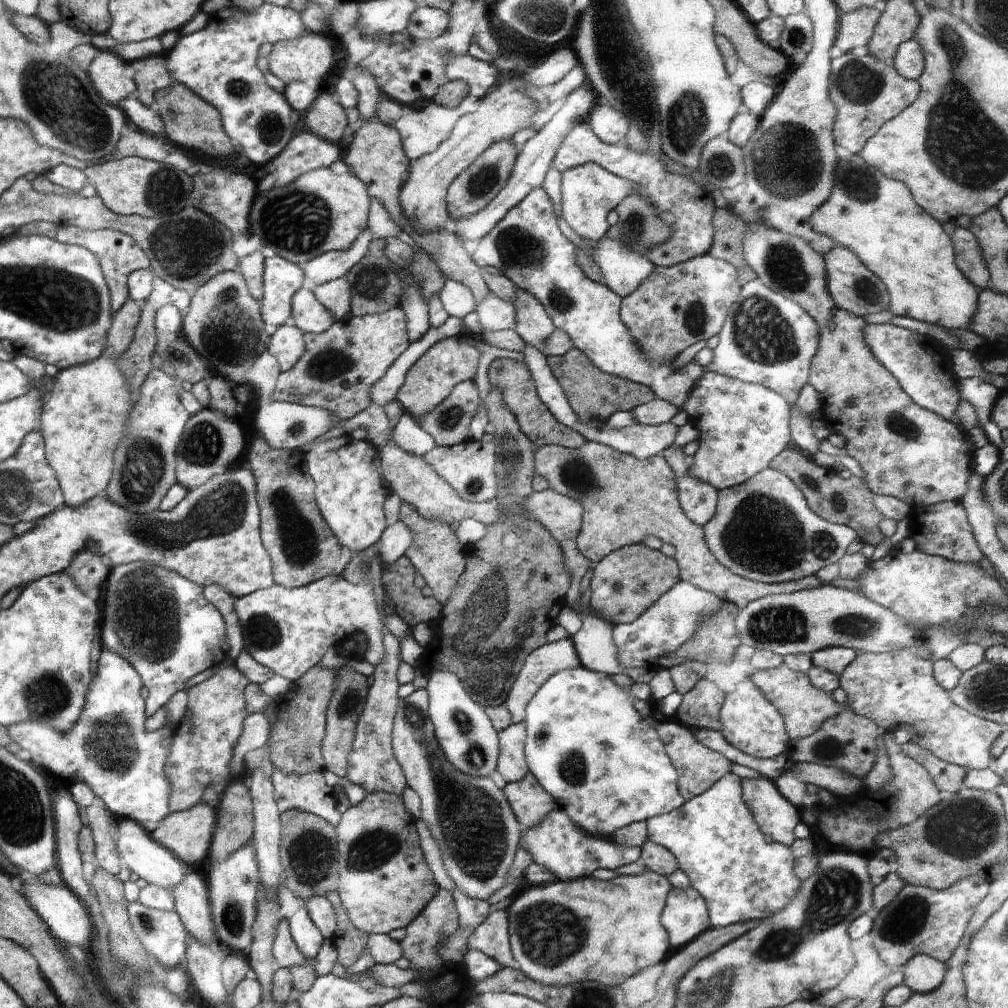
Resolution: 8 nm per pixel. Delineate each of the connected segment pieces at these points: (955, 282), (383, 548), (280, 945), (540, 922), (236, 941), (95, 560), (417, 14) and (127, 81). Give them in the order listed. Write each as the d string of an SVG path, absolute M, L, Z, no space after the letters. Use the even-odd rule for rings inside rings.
M843 154L836 169L836 184L832 194L811 216L812 228L820 234L828 234L836 245L846 246L868 266L888 288L890 310L897 316L910 316L921 322L936 324L954 332L968 330L972 316L976 316L980 289L962 276L954 264L954 248L942 226L932 220L912 198L910 188L904 182L892 180L880 170L868 166L856 155Z
M396 522L396 524L388 526L380 544L374 547L382 568L394 564L398 558L405 555L410 544L412 544L412 532L404 522Z
M286 919L278 924L277 934L272 944L272 956L277 968L289 969L290 967L298 968L299 966L315 968L316 960L308 957L307 954L303 953L299 949L299 946L295 944Z
M648 869L638 876L620 875L612 878L612 880L606 880L606 882L596 880L593 877L582 877L573 880L556 879L551 884L538 886L525 885L508 902L504 903L508 910L509 944L514 961L517 964L516 968L528 976L530 980L544 985L567 986L568 984L582 982L582 980L594 980L603 986L620 986L628 976L638 974L646 966L656 966L666 958L670 944L668 944L668 934L664 932L664 928L660 924L660 916L662 916L664 902L666 902L670 888L671 884L668 882L668 877L656 874L656 872Z
M249 841L236 852L232 852L224 862L210 861L209 866L211 910L214 914L216 935L231 951L250 953L253 935L252 926L256 920L256 902L260 896L262 877L259 873L258 859L255 857L254 844Z
M88 546L75 557L71 567L67 569L68 576L72 576L72 580L83 592L89 592L92 586L100 586L108 577L111 570L107 564L99 551Z
M419 5L410 16L406 32L417 42L430 41L442 36L450 28L450 22L451 16L448 16L448 12Z
M100 50L98 56L90 64L88 71L92 72L92 84L95 84L95 88L99 90L100 96L108 104L116 104L118 106L120 100L124 101L124 98L128 98L136 90L137 84L134 84L134 78L126 78L124 76L124 60L116 56L116 54L112 54L109 50Z

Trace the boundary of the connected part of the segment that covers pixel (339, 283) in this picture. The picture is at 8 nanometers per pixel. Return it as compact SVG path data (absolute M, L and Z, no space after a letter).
M345 277L311 287L316 299L328 308L336 320L345 319L351 312L350 286Z

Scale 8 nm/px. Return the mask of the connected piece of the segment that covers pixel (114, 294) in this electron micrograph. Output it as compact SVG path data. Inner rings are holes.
M65 223L57 228L55 240L60 243L86 248L88 252L94 254L94 258L98 260L98 264L103 268L107 286L111 289L112 312L117 312L122 307L122 304L129 300L129 290L127 286L128 276L131 276L132 272L140 269L149 269L150 267L150 262L148 258L146 258L146 254L140 250L138 244L136 244L130 236L111 229L82 229L78 228L78 226Z

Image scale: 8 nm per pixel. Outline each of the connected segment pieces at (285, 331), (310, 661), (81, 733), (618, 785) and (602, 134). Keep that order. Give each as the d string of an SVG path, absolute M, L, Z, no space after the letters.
M289 323L277 329L272 329L270 355L274 356L280 365L280 371L288 371L293 368L304 354L305 334L296 326Z
M368 568L364 570L364 578L356 583L351 583L346 575L326 576L304 587L285 588L283 585L274 584L271 588L236 598L235 609L238 610L245 638L243 648L250 652L256 662L294 683L313 667L317 667L330 647L341 644L356 632L365 632L369 644L366 661L374 667L374 664L384 658L384 646L380 640L387 631L383 628L382 613L376 604L372 582L368 578Z
M103 648L97 654L94 671L96 672L96 678L92 680L92 684L90 686L87 706L83 712L83 715L80 716L79 722L76 723L74 728L71 728L70 732L58 732L56 728L52 728L52 726L48 726L48 724L42 724L42 722L23 722L11 726L9 729L10 736L12 737L13 742L18 744L20 749L27 750L30 755L32 755L30 756L30 762L36 764L36 767L40 767L43 770L47 770L65 779L66 784L70 784L78 778L83 780L83 783L85 783L94 792L94 796L96 796L96 803L100 806L108 808L112 814L122 816L122 818L131 818L137 823L160 822L165 820L171 814L170 803L172 797L172 784L171 781L168 780L168 776L166 774L166 765L167 760L171 755L172 734L170 734L168 730L156 729L156 732L152 732L146 728L145 722L147 721L147 706L146 701L142 698L142 694L140 694L143 687L143 680L140 677L140 674L136 672L135 666L132 665L130 661L122 656L119 656L118 653L108 650L108 648Z
M582 665L578 668L570 668L570 670L564 670L554 674L551 678L548 678L544 684L538 688L538 692L532 696L532 700L528 702L525 709L525 720L523 721L527 726L527 742L526 742L526 760L528 769L532 772L532 775L536 778L536 781L556 800L556 805L563 812L567 813L567 816L575 822L579 828L582 828L590 833L600 834L600 836L606 836L610 838L620 828L625 828L634 822L648 821L654 816L664 815L676 811L684 802L680 792L678 792L678 773L673 768L668 754L666 754L664 746L660 741L657 729L654 728L653 718L640 716L640 714L634 708L634 701L630 695L630 690L634 686L648 686L649 684L632 684L630 688L622 688L618 686L610 676L602 674L602 672L596 672L594 670L588 670Z
M594 106L588 118L592 132L599 140L606 141L607 144L622 142L630 126L628 118L612 106Z

